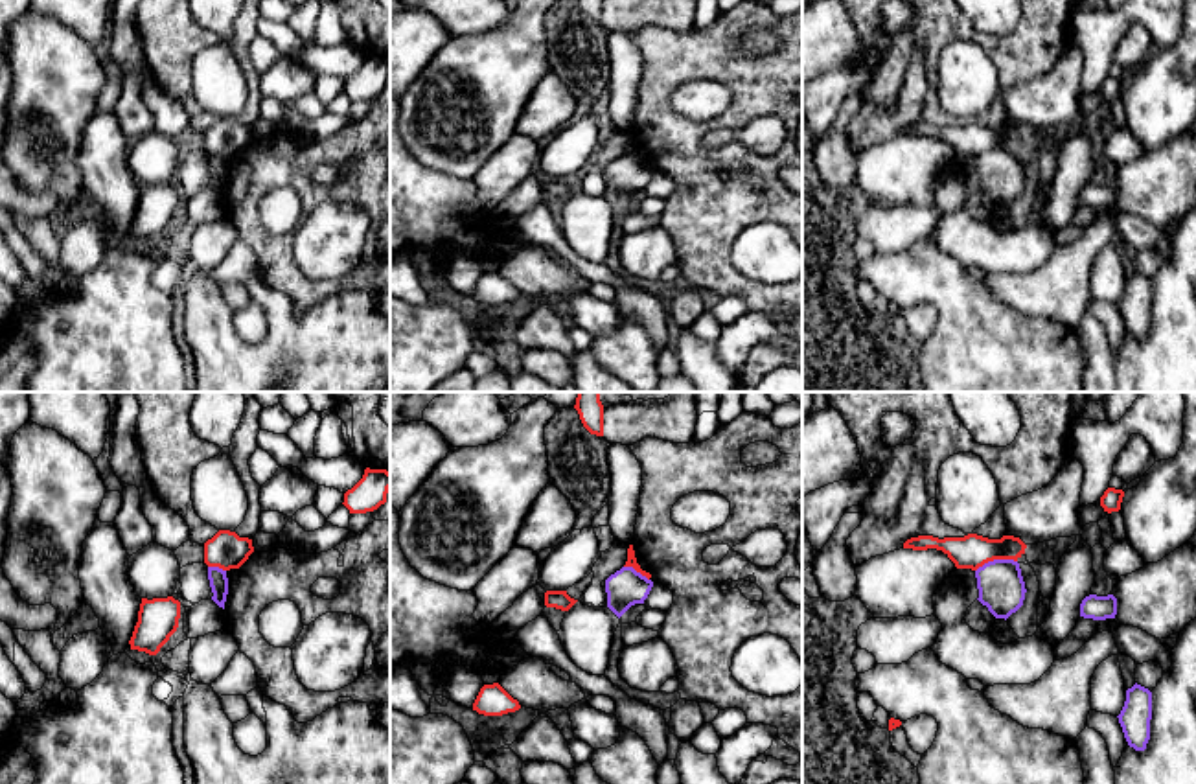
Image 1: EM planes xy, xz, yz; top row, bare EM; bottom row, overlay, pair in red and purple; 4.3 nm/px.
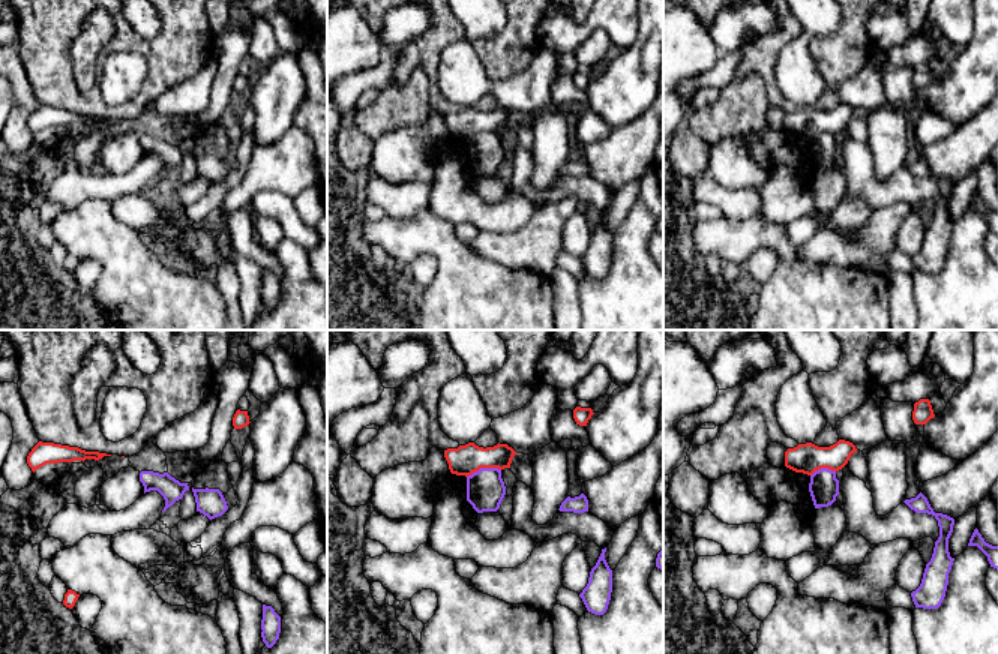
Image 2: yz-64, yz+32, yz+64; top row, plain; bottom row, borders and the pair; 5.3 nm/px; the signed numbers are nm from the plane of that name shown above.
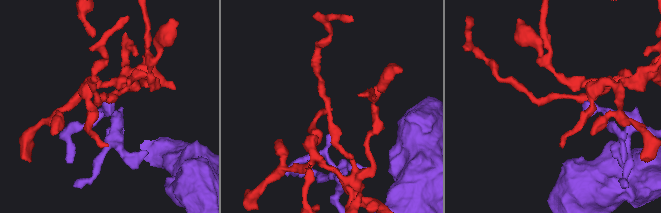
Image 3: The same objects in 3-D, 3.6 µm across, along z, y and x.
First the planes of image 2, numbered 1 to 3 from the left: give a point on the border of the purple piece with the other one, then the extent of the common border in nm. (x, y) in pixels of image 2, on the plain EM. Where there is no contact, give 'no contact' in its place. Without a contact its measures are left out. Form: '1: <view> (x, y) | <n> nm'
1: no contact
2: yz+32 (483, 131) | 190 nm
3: yz+64 (823, 131) | 140 nm

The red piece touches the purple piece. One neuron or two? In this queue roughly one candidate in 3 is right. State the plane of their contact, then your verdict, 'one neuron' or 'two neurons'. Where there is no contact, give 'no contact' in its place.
contact in yz; two neurons

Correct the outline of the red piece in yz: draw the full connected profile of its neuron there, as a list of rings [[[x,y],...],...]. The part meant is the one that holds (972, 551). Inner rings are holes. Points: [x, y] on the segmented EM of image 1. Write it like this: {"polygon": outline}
{"polygon": [[[968,534],[964,537],[933,537],[933,536],[918,536],[911,537],[903,543],[903,548],[913,550],[927,550],[937,548],[942,550],[957,569],[972,569],[977,571],[988,561],[994,559],[1014,559],[1018,561],[1027,545],[1014,536],[1003,536],[1001,539],[988,539],[977,534]]]}

